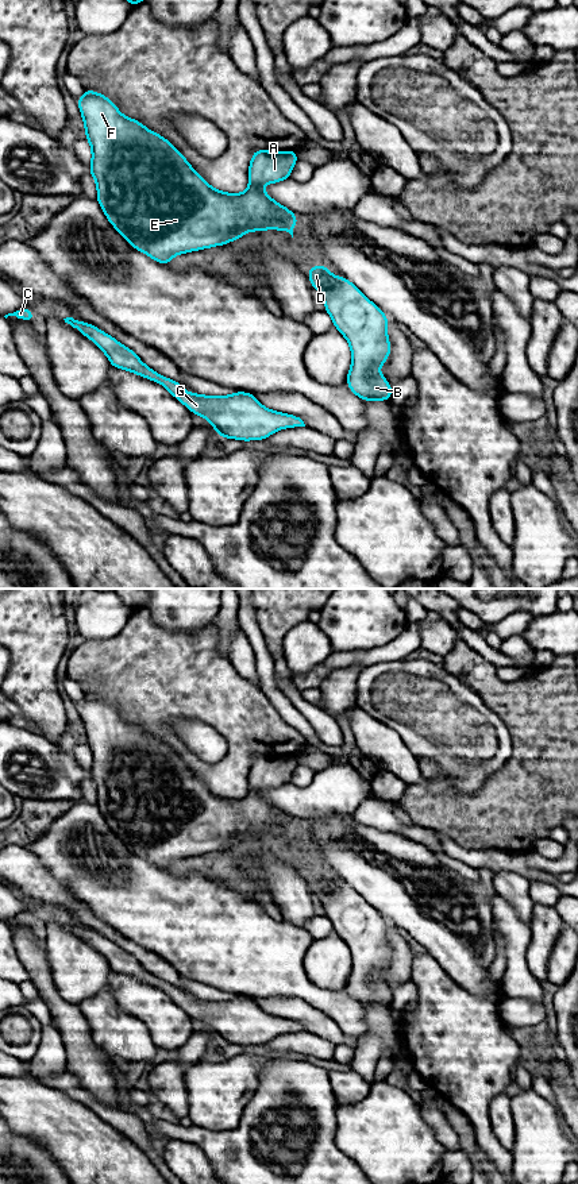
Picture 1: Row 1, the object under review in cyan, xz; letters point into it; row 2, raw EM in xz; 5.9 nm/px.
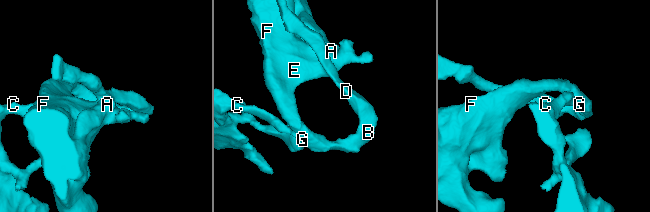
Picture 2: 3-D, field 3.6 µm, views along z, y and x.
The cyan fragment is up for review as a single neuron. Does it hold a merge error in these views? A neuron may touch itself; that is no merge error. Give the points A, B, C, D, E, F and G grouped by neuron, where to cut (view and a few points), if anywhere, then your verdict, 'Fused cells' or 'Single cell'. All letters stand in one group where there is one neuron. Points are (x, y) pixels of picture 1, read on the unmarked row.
Groups: A B C D E F G. No split. Single cell

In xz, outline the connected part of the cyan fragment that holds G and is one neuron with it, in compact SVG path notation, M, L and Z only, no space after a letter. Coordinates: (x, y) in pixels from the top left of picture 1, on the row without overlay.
M73 922L63 925L89 942L108 961L112 972L158 987L193 1019L207 1023L220 1042L243 1046L265 1045L280 1034L305 1031L297 1021L265 1013L251 998L238 995L231 1000L216 1002L185 996L181 988L146 971L132 954L97 932Z

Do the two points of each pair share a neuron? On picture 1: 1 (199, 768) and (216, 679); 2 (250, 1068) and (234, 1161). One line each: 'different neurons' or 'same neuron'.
1: same neuron
2: different neurons

